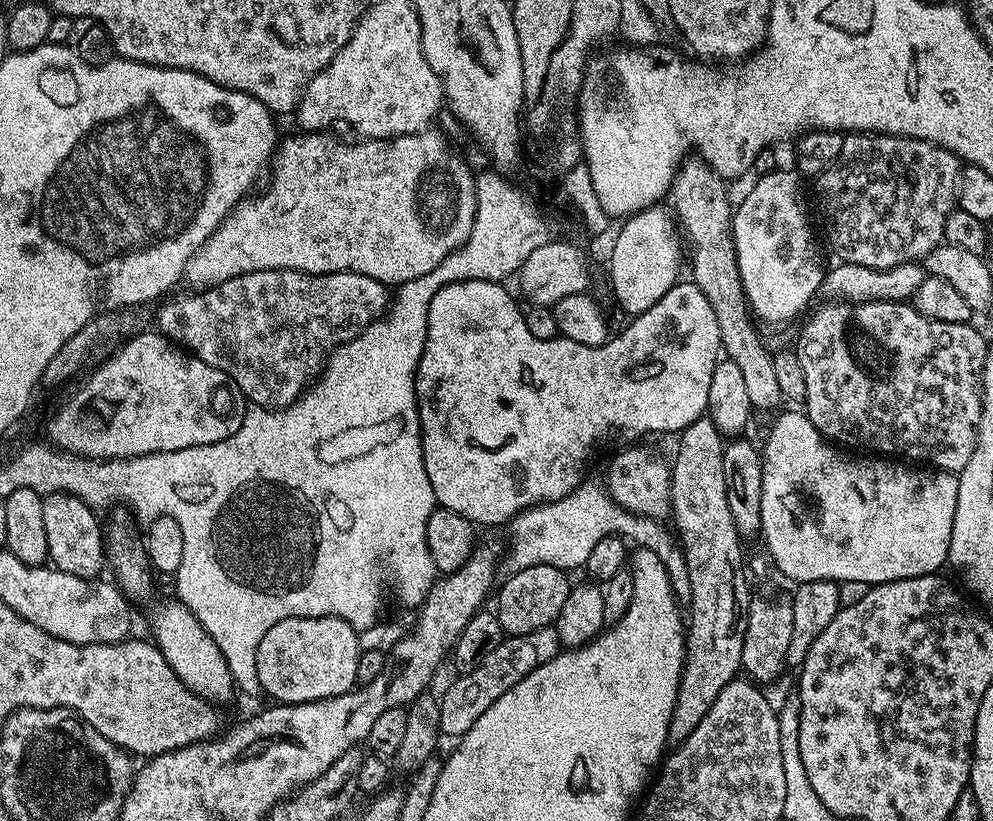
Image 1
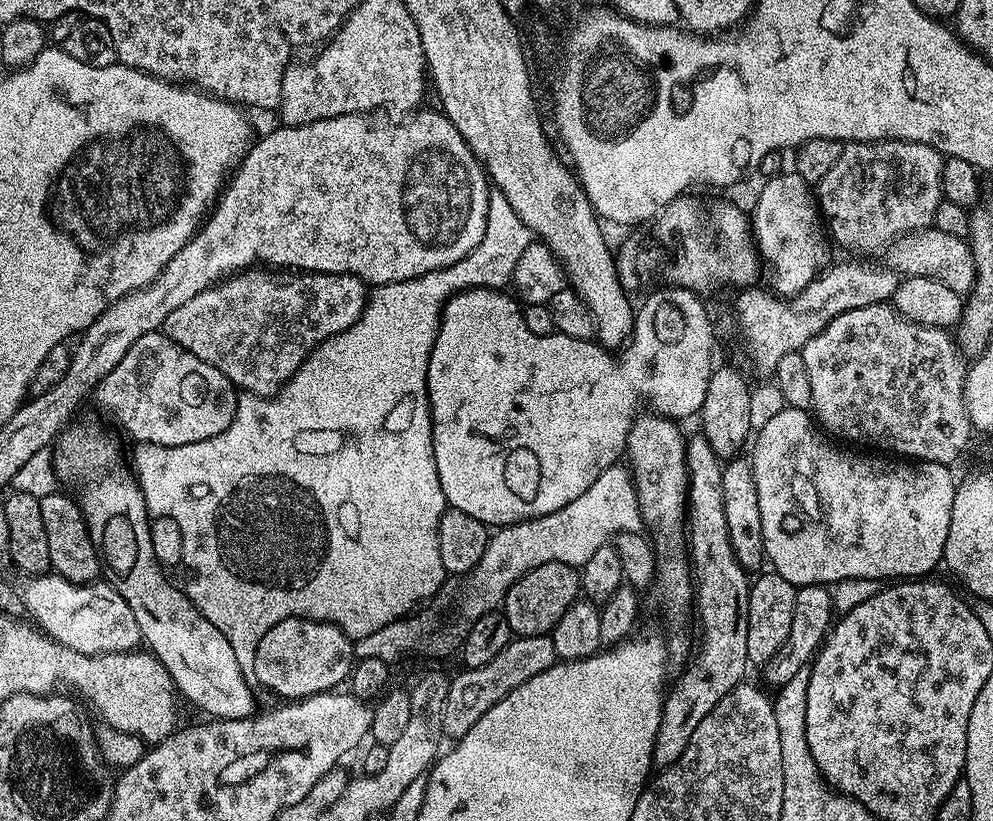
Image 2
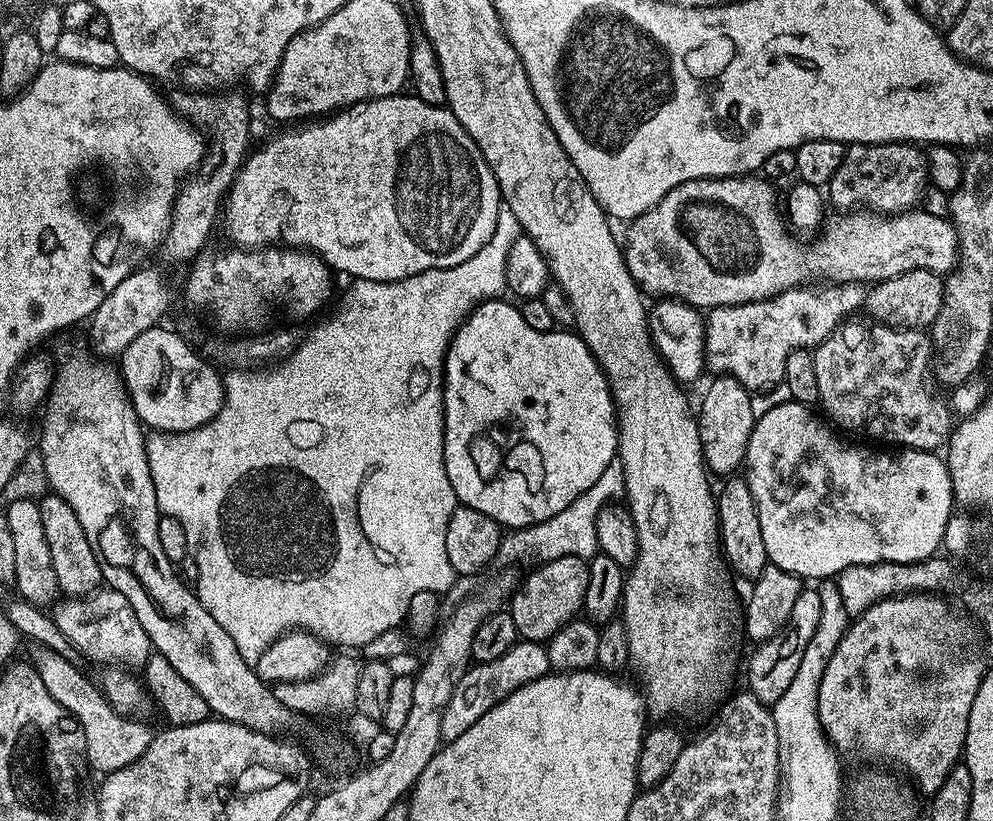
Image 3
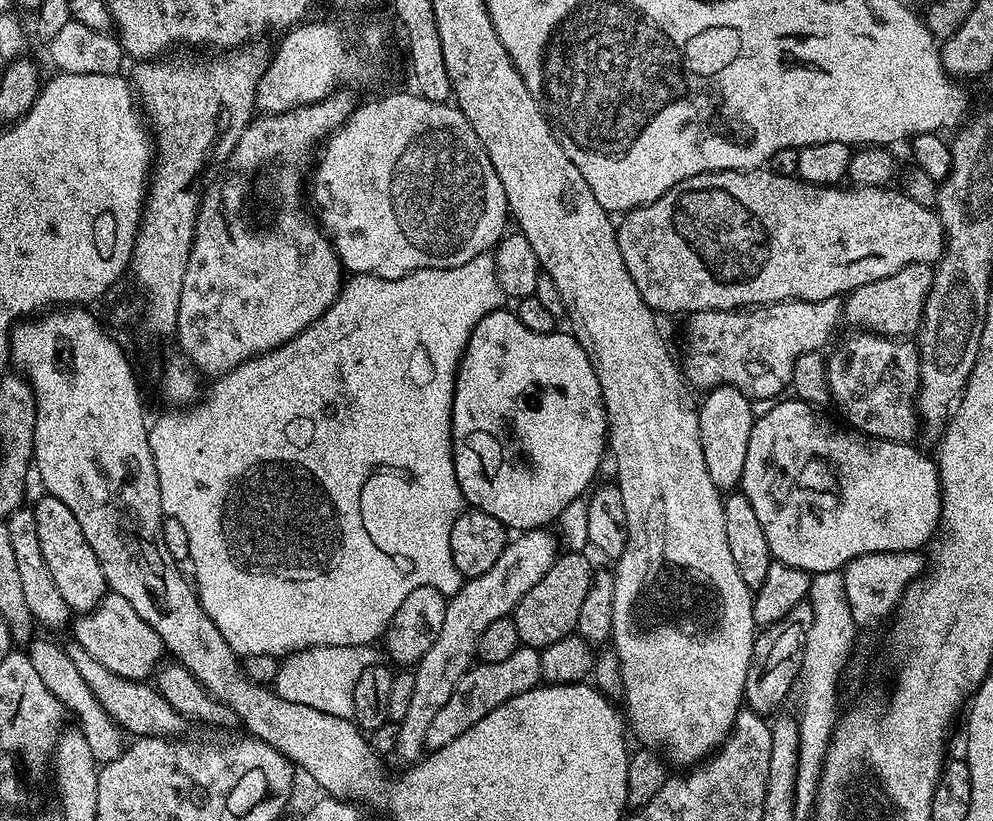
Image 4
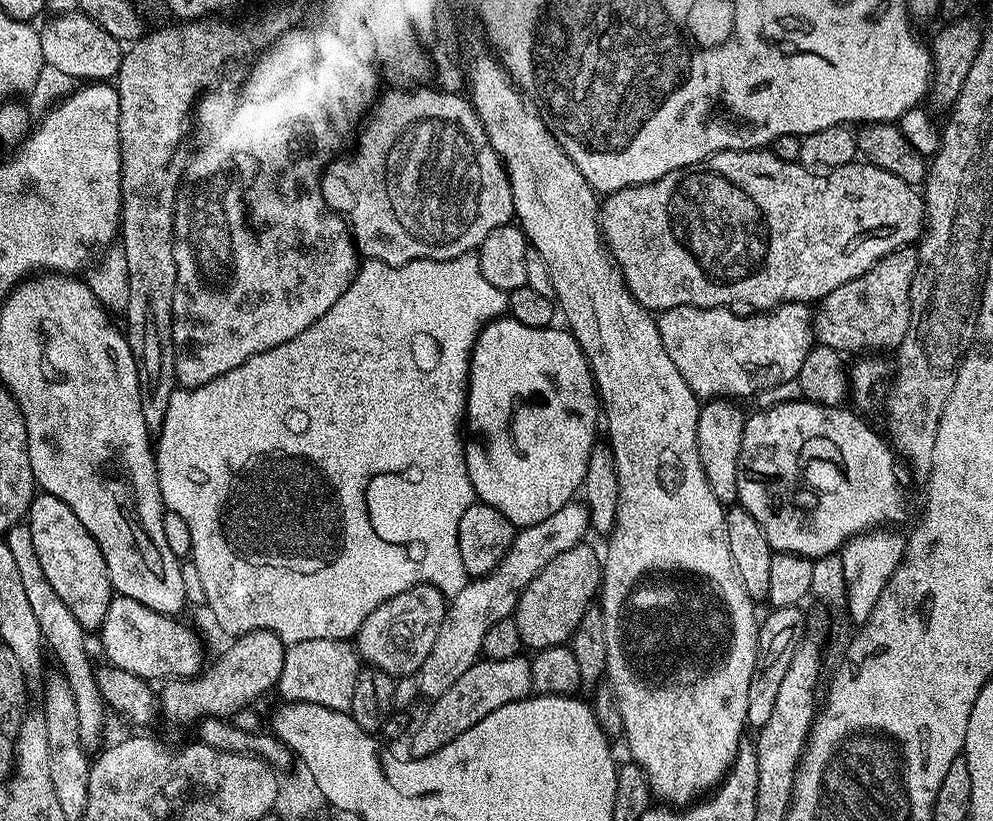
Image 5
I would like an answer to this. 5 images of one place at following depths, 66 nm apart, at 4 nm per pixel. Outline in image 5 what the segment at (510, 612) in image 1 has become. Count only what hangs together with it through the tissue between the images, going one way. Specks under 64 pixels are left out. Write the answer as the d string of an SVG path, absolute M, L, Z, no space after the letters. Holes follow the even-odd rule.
M588 542L574 545L566 554L558 554L526 586L526 590L516 603L514 619L518 634L522 634L524 648L539 650L553 648L559 644L567 645L572 639L582 614L593 607L602 588L602 560Z

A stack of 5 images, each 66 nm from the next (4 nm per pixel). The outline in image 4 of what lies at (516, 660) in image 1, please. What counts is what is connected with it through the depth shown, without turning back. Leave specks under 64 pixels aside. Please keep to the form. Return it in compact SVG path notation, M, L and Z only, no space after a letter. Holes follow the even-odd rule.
M522 646L503 662L477 663L456 683L456 688L450 694L450 702L446 702L446 706L442 706L438 714L434 714L430 730L426 730L425 749L441 748L446 746L446 742L454 742L458 734L466 734L466 730L470 730L474 722L486 718L490 710L502 706L502 702L535 688L540 683L540 654L534 648Z

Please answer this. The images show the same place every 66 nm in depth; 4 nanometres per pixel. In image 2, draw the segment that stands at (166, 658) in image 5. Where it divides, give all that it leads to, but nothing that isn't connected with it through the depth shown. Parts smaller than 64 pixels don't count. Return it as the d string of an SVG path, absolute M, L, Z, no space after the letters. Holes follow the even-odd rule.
M55 574L33 576L23 582L22 597L27 615L33 616L31 619L35 627L57 644L78 650L78 654L106 654L131 652L141 643L134 610L130 610L126 598L122 598L122 594L118 594L111 584L71 584L66 578Z

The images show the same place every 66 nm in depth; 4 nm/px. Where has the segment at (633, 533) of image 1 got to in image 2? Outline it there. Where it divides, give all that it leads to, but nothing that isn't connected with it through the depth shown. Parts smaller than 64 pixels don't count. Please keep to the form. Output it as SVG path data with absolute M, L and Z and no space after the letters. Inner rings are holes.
M614 463L594 480L594 485L590 486L589 490L580 494L578 498L574 498L574 501L568 503L562 510L556 510L552 514L542 515L536 519L523 520L499 527L489 537L487 548L476 567L465 573L459 581L461 584L456 594L456 600L460 610L470 620L495 611L503 603L509 586L513 585L518 578L524 577L530 570L548 562L562 562L563 565L581 568L598 548L605 547L614 537L624 532L640 534L644 529L644 520L641 518L641 510L638 506L635 483L631 473L625 465Z

